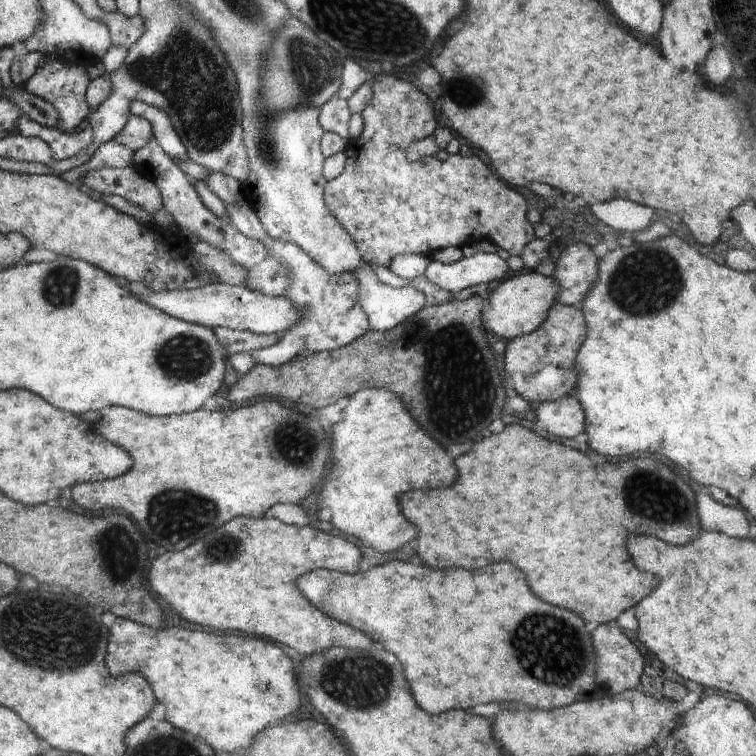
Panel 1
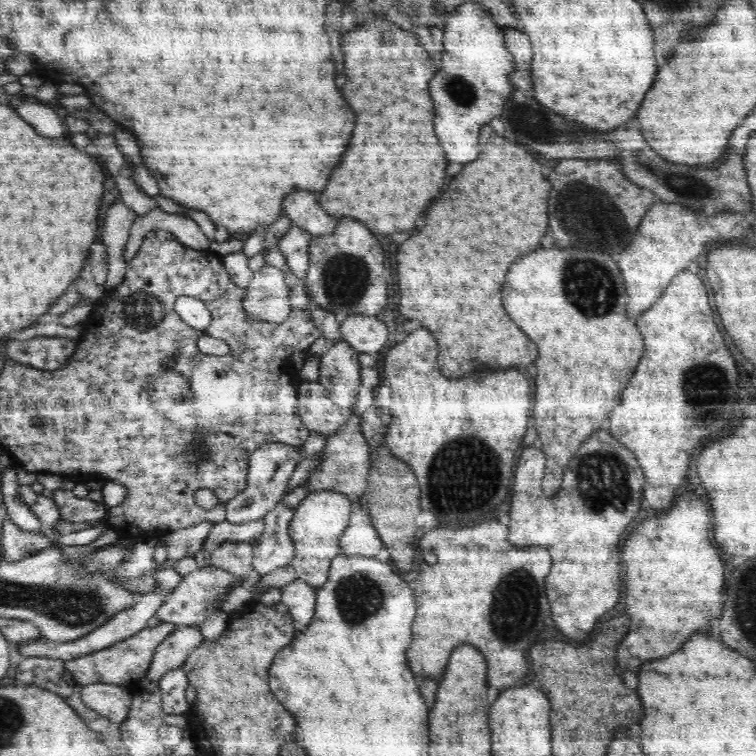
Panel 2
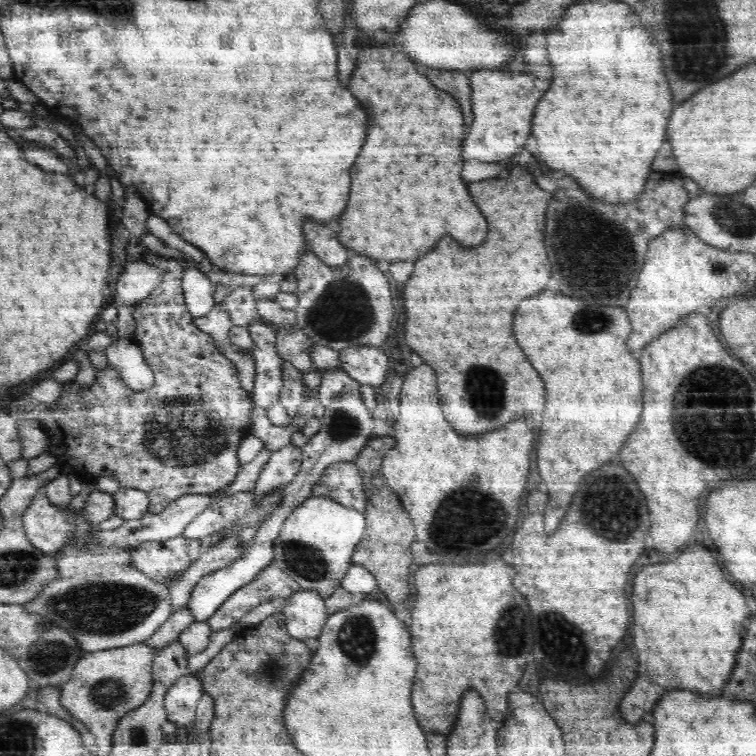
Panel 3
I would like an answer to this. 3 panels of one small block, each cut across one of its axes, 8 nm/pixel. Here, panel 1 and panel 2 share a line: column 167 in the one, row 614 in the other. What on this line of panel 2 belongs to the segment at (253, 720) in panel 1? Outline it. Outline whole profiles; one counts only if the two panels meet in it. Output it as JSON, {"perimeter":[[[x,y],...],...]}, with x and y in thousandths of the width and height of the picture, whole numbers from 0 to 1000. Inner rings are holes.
{"perimeter":[[[905,651],[881,680],[844,693],[823,722],[823,743],[828,751],[828,810],[836,825],[817,856],[820,889],[844,889],[852,873],[889,865],[918,833],[939,833],[939,815],[952,815],[958,751],[939,717],[937,672],[923,653]]]}

